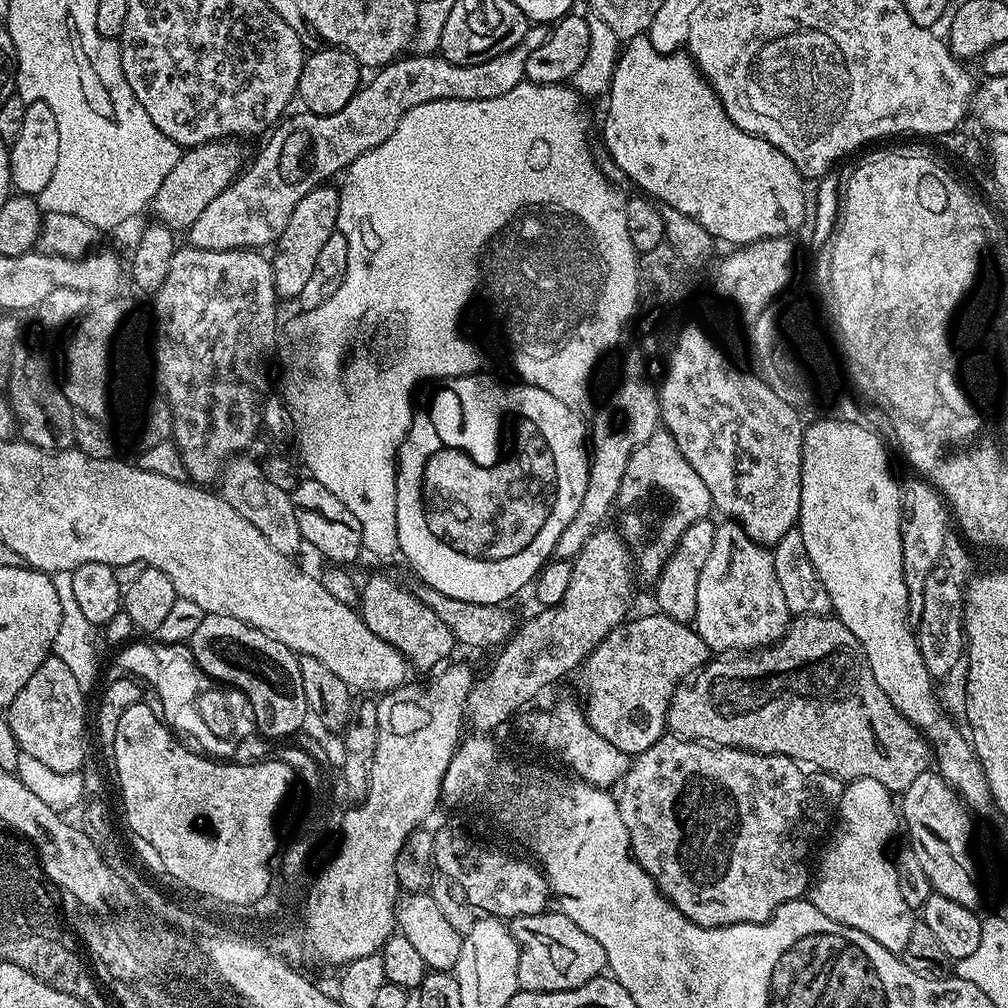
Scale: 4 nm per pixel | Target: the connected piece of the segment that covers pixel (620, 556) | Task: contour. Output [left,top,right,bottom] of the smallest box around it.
[466,526,634,734]

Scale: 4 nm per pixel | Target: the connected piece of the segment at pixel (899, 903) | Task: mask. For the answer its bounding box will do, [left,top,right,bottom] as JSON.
[810,776,914,954]

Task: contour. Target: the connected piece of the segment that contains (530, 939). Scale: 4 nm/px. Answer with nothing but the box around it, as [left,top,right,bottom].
[510,910,608,992]

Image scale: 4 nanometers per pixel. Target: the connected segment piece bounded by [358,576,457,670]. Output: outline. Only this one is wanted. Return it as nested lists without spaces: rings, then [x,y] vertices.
[[[372,576],[363,581],[359,589],[358,611],[366,626],[370,626],[382,642],[390,642],[394,650],[401,652],[413,669],[439,669],[449,659],[447,656],[452,648],[457,647],[454,634],[450,634],[450,629],[434,615],[434,610],[423,604],[411,587],[403,588],[388,576]]]

